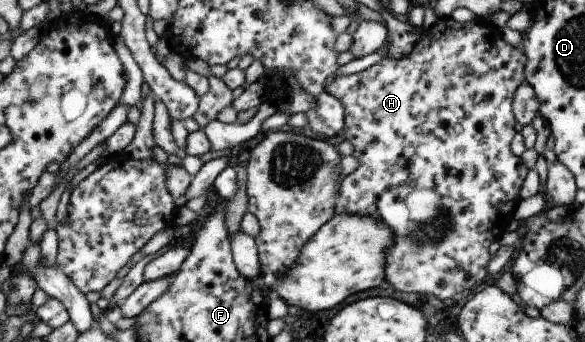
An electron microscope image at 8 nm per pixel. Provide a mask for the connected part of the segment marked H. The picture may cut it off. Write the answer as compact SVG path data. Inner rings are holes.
M439 17L427 30L423 30L422 38L415 44L415 50L401 59L386 57L380 64L353 75L331 76L326 83L327 93L336 97L346 108L345 140L353 145L353 156L359 162L358 168L345 176L335 204L336 215L360 215L383 221L390 227L394 235L394 243L387 250L387 280L401 292L431 294L439 301L453 298L463 290L471 290L477 282L485 278L487 246L500 238L506 230L509 220L514 217L519 202L519 190L528 174L520 158L510 152L515 120L512 114L512 97L519 84L524 82L522 46L515 48L501 39L501 28L493 25L485 17L474 17L469 22L457 23L450 17Z

